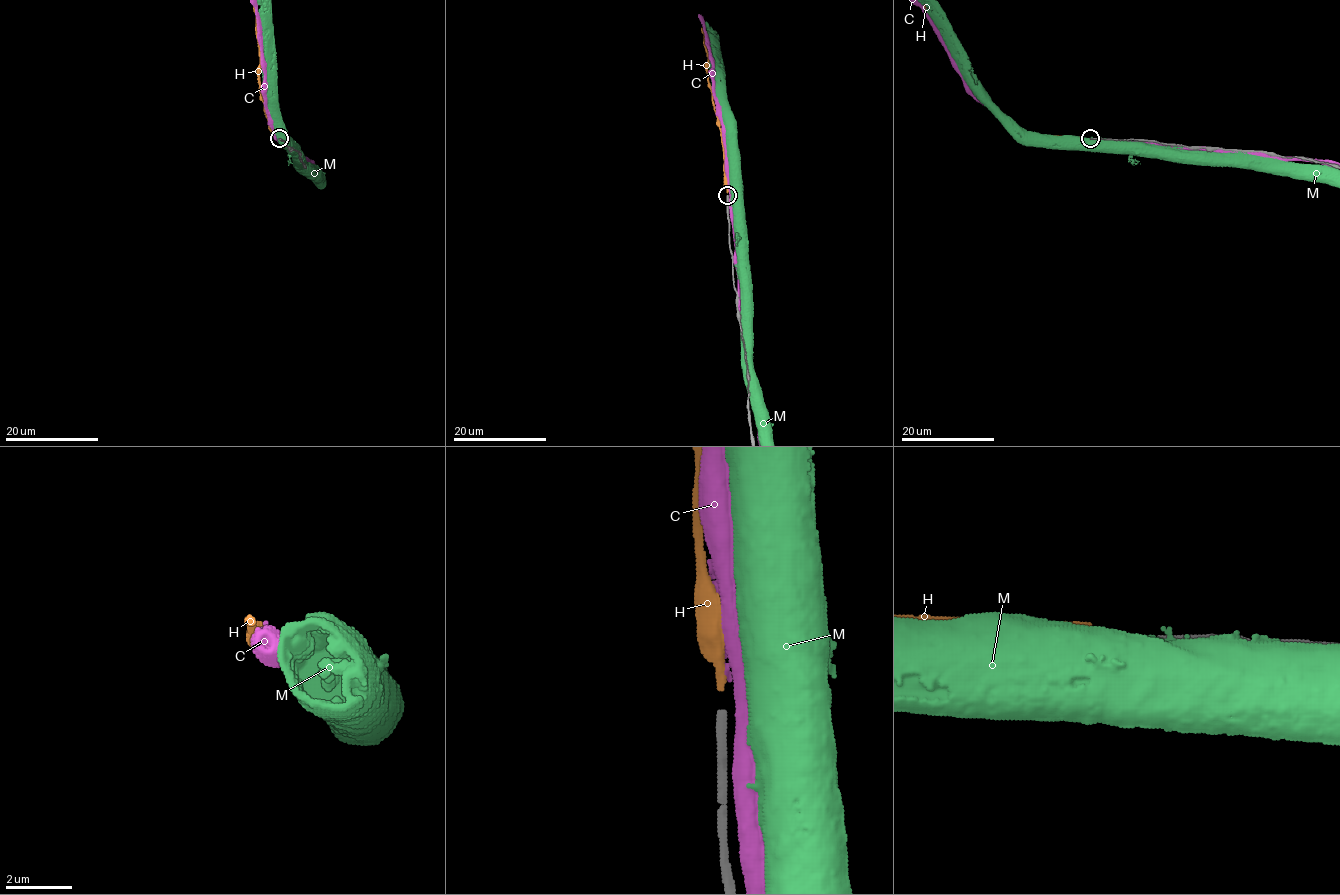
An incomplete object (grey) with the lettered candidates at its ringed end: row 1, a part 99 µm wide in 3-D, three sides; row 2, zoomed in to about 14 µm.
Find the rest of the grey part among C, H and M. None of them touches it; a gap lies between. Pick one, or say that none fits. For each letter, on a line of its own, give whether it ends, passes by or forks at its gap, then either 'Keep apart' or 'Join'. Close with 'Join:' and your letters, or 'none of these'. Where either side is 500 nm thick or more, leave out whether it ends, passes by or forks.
C: It passes by. Keep apart
H: It ends there. Join
M: It ends there. Keep apart
Join: H

